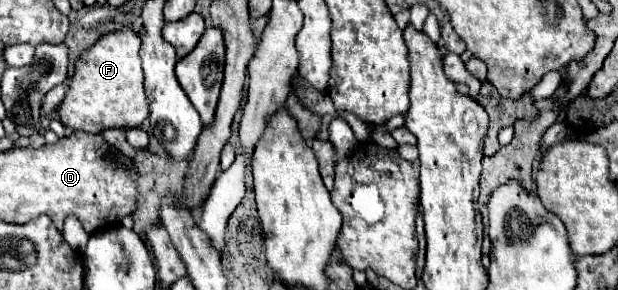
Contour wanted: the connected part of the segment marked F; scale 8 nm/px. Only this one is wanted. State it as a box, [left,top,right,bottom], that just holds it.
[56,29,150,133]

